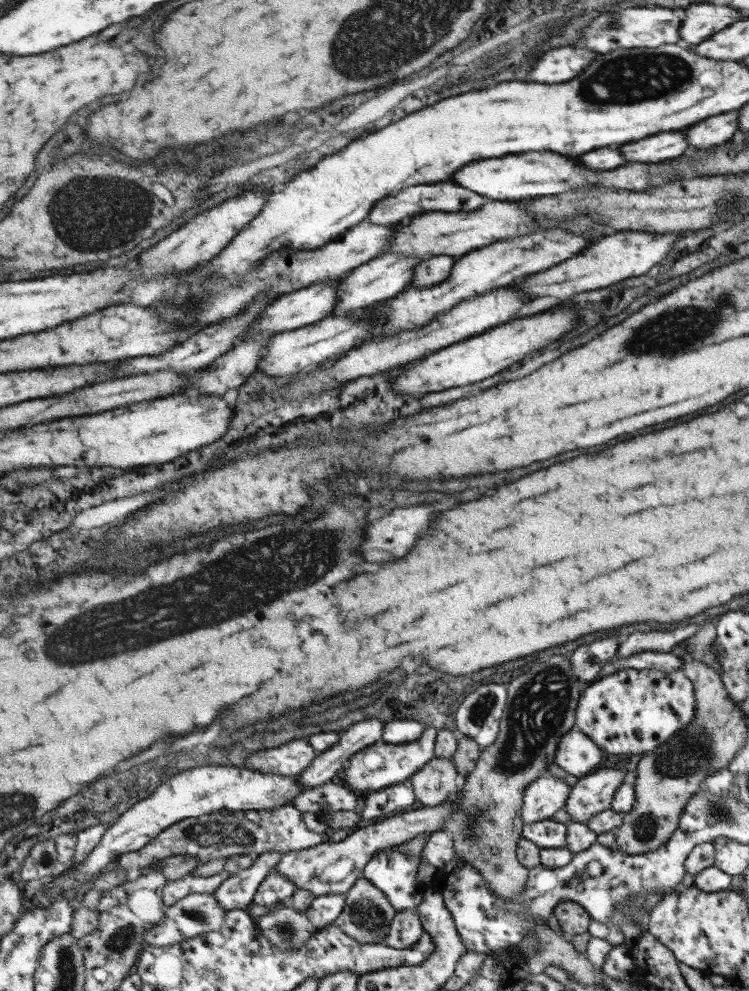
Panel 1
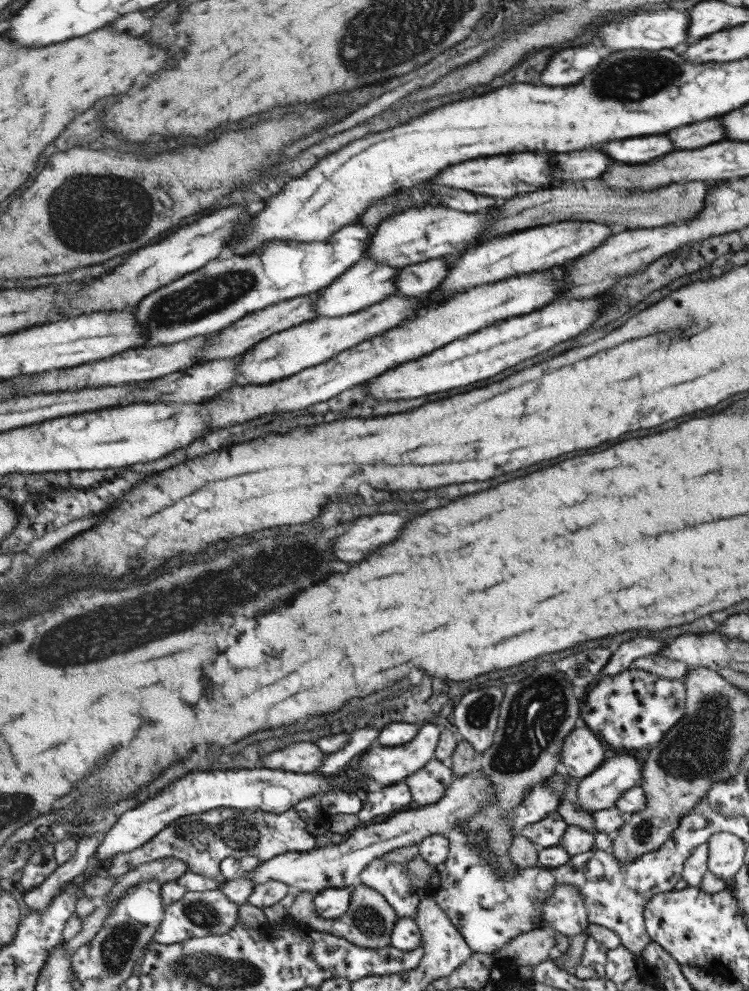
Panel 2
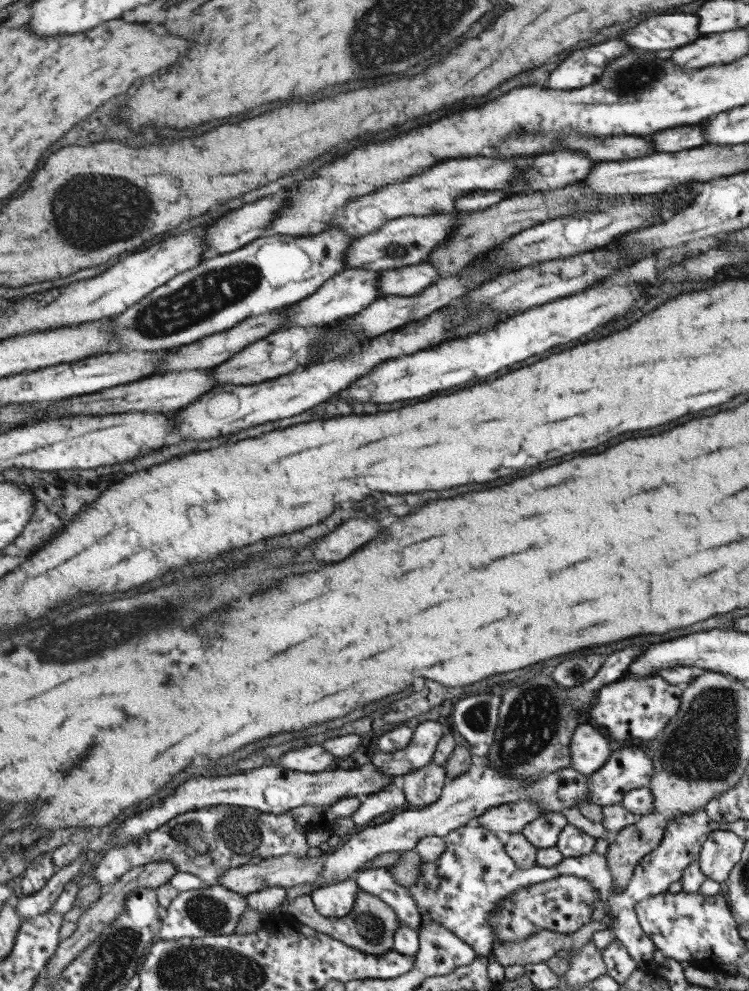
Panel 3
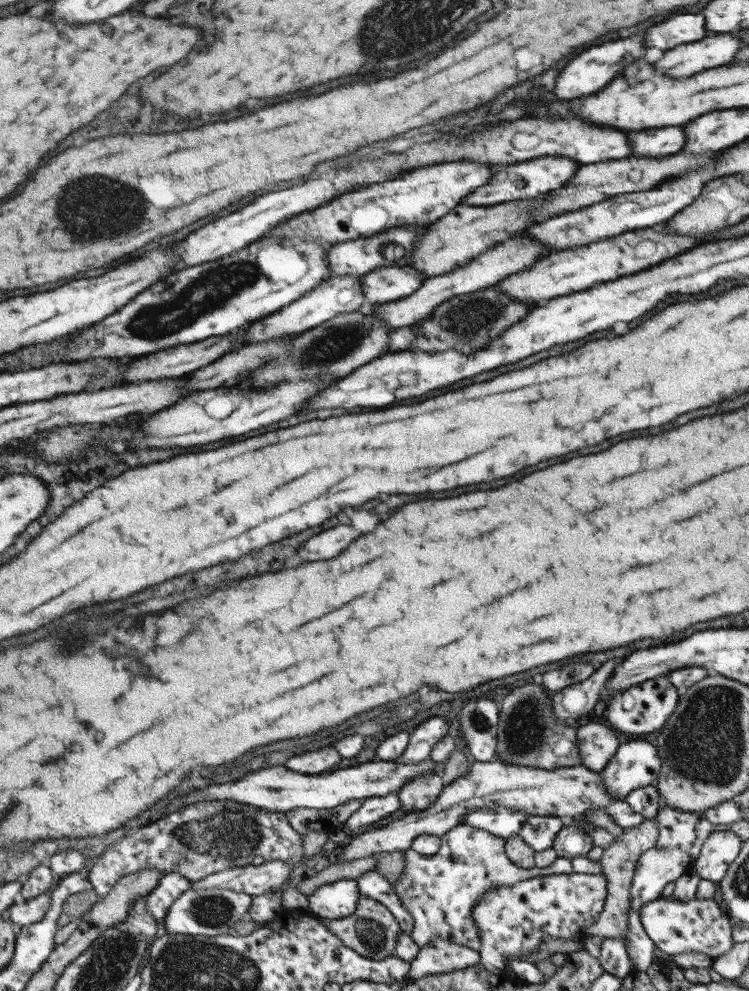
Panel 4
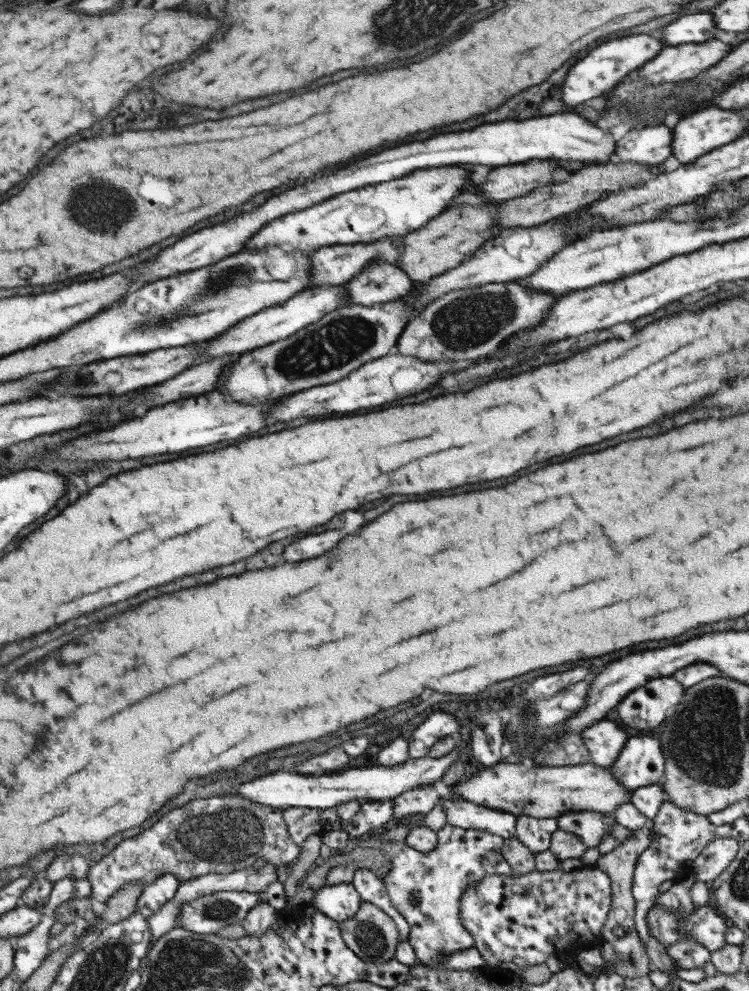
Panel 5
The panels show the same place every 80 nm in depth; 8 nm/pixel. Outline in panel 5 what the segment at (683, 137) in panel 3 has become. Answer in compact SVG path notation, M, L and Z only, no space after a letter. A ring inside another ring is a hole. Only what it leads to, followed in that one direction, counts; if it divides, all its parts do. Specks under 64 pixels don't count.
M665 126L629 130L615 142L612 160L655 166L671 154L671 142L671 130Z

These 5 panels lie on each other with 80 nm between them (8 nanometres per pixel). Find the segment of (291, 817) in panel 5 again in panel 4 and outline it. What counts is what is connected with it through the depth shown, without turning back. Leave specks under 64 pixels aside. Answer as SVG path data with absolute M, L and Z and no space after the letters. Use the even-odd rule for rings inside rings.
M360 799L348 800L345 804L338 804L337 807L329 807L324 810L292 808L284 812L284 815L291 828L301 836L308 830L321 831L325 829L335 831L360 807L361 803Z

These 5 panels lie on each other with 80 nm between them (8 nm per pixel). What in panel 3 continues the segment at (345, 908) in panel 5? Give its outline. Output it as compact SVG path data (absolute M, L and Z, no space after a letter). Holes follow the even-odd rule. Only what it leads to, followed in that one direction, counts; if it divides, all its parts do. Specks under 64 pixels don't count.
M353 878L311 889L310 898L317 914L329 919L345 916L353 906L358 893Z

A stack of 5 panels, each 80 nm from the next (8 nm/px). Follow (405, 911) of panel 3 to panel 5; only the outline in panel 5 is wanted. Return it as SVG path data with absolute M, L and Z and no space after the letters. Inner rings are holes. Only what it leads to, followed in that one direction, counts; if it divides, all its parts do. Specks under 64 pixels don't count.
M355 869L350 883L357 891L361 901L374 904L393 920L398 930L398 940L406 941L410 929L409 924L390 903L380 877L367 869Z

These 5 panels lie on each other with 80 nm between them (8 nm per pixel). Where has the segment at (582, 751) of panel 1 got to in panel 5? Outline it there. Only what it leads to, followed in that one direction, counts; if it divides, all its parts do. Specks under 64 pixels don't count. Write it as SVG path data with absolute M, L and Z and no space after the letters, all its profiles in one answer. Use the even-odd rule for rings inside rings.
M609 718L597 721L580 732L589 751L589 762L599 768L609 768L628 739L627 732Z

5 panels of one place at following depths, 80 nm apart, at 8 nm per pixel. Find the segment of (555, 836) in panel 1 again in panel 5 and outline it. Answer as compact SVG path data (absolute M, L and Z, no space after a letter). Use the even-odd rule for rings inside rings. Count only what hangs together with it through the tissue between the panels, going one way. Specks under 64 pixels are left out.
M514 815L514 837L529 852L539 853L549 848L550 838L556 830L556 819Z

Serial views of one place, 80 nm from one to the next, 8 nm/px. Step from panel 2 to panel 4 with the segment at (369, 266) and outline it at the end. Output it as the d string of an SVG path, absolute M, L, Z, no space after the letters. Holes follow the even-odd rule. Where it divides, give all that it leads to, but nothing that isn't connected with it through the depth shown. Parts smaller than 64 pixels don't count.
M331 276L323 278L311 291L304 292L303 296L290 302L287 306L273 311L271 314L259 317L248 323L242 334L242 344L254 344L270 338L277 338L282 334L296 334L316 327L336 314L355 312L366 308L365 297L361 291L360 278L362 276Z

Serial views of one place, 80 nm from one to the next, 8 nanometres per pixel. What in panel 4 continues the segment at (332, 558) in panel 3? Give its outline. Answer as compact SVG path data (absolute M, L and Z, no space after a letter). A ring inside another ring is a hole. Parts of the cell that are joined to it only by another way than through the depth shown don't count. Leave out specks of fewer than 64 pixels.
M335 526L329 528L317 536L307 538L299 548L297 548L297 556L301 560L325 560L325 558L333 558L333 554L337 554L339 550L343 550L345 544L349 544L349 540L353 540L355 536L359 536L359 532L351 526Z

